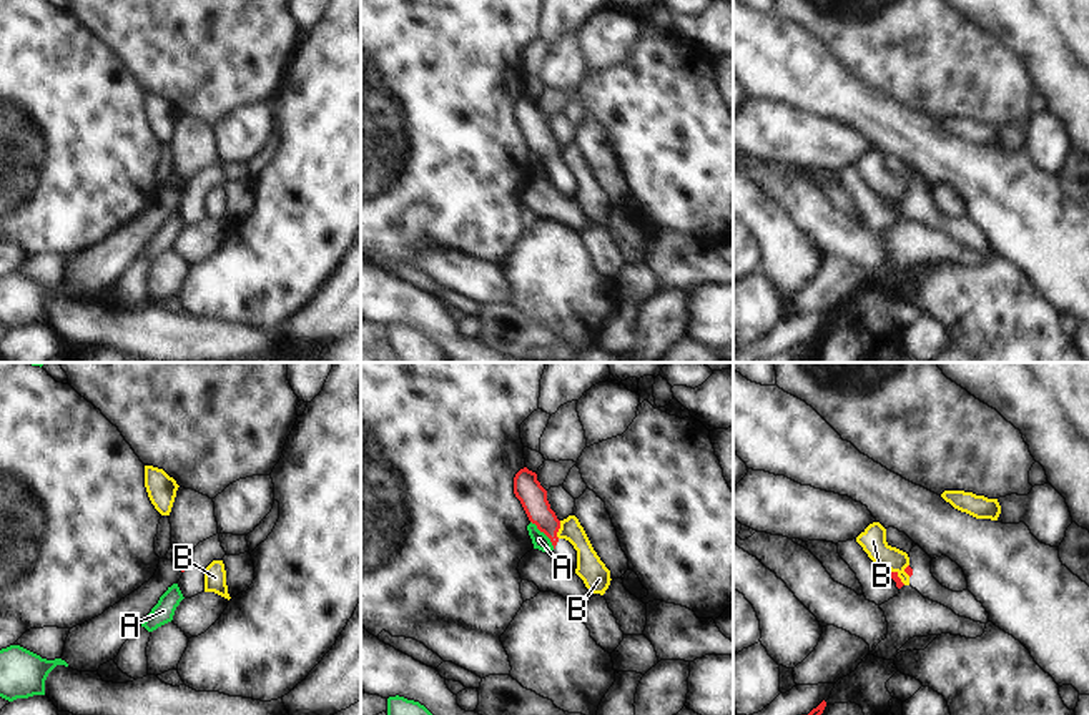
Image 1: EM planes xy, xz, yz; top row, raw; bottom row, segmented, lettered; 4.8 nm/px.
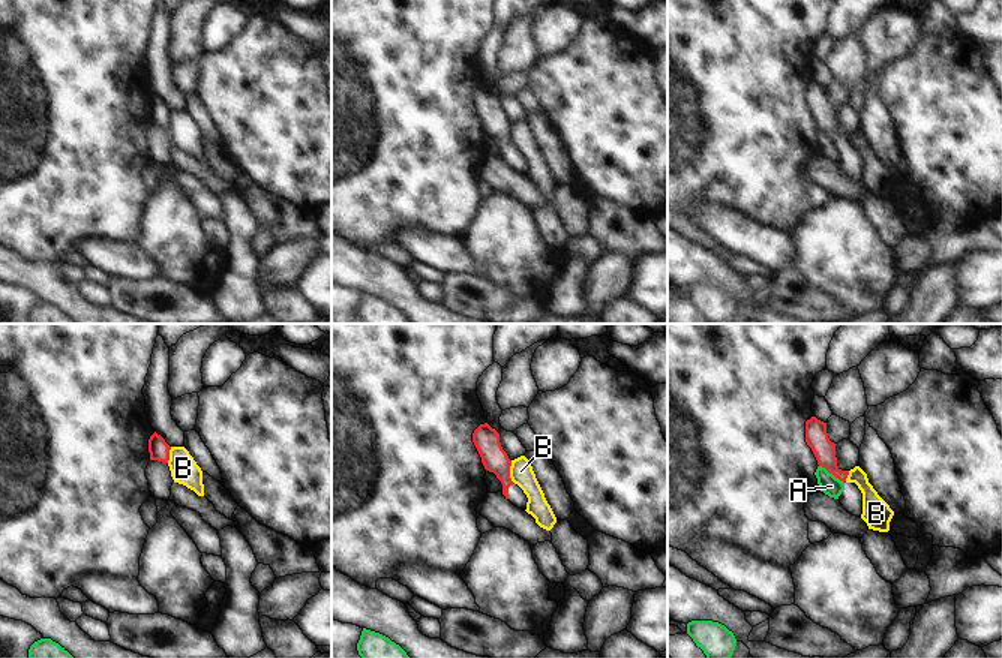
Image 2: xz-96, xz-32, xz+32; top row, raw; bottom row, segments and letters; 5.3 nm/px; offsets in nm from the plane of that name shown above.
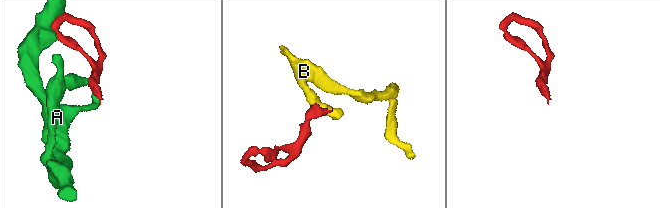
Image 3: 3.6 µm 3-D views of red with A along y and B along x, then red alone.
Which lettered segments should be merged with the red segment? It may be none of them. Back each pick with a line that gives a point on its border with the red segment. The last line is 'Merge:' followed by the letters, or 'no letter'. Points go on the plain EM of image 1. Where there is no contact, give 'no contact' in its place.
Merge: no letter

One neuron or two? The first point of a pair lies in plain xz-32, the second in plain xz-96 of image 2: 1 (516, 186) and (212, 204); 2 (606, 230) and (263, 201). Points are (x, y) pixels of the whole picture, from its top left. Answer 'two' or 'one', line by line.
1: one
2: one

